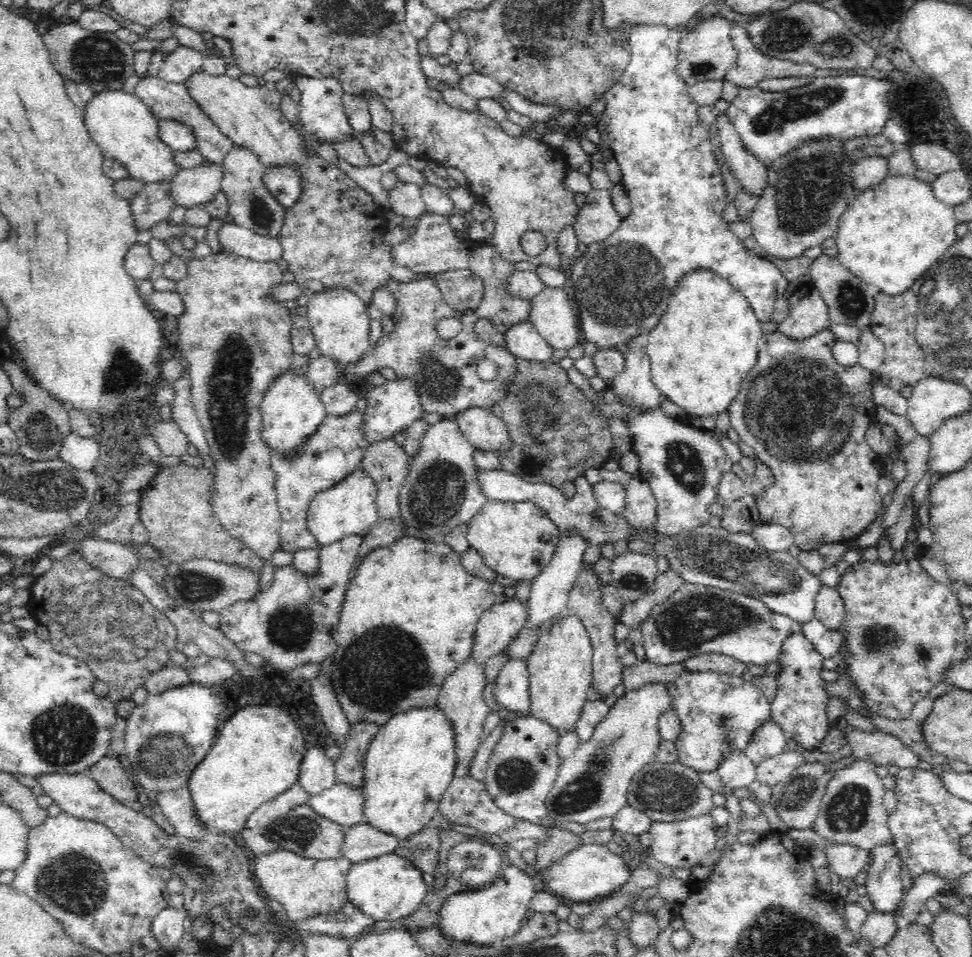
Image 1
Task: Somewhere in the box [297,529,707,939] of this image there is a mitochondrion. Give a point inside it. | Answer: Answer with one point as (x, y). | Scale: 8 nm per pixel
(376, 668)

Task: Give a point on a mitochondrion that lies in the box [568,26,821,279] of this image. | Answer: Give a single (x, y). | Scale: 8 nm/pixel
(706, 67)

